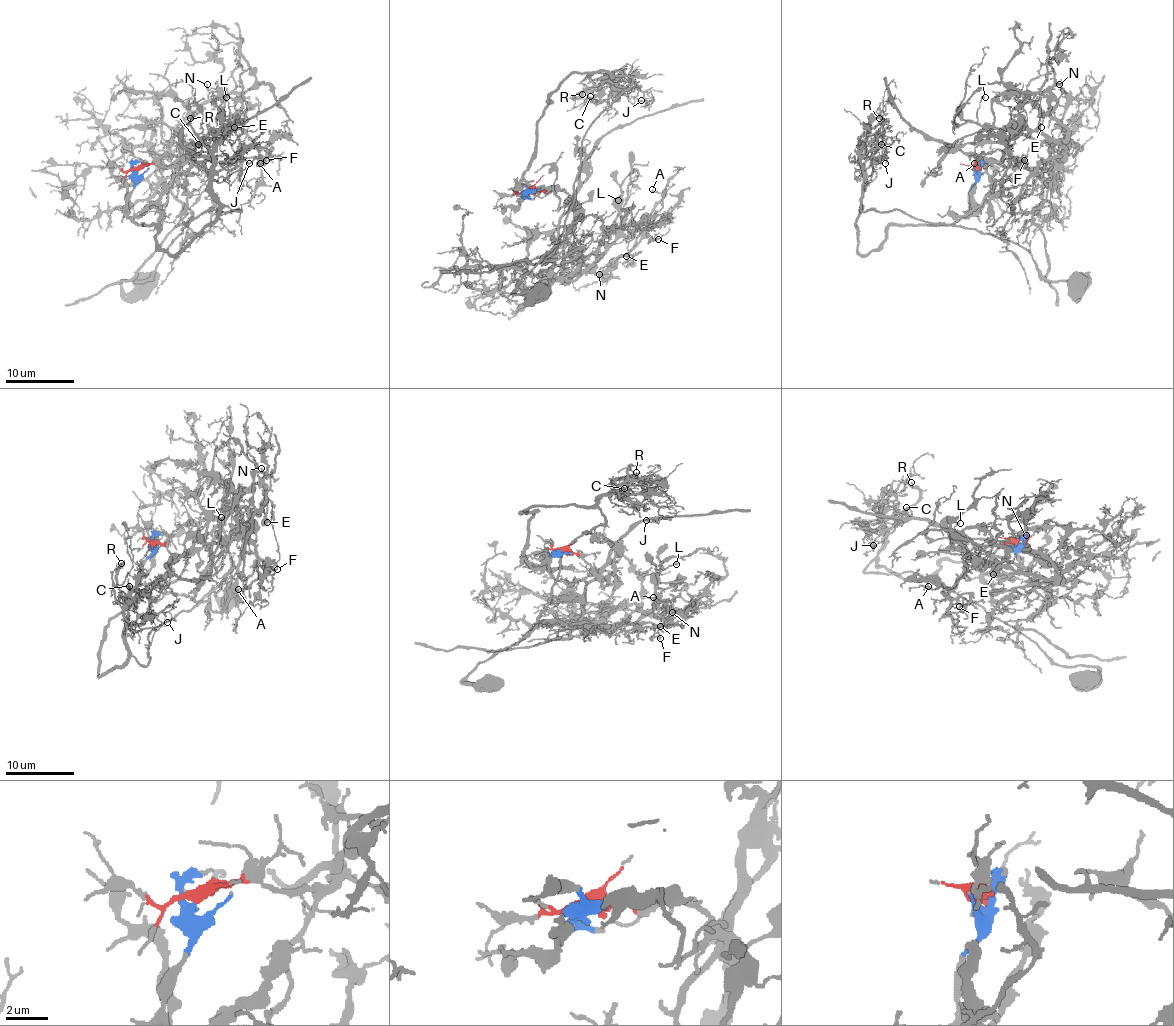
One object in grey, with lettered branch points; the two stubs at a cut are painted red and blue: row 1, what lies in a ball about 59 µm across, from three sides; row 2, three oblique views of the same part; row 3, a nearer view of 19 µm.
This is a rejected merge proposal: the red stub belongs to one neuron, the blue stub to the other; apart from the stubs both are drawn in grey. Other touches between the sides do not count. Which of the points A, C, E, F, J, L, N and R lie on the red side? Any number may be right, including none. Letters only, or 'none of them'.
A, E, F, L, N

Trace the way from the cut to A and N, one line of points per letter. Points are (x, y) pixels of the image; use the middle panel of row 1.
A: (529, 191), (563, 191), (573, 204), (558, 228), (552, 269), (578, 279), (629, 225), (661, 208), (651, 189)
N: (529, 191), (563, 191), (575, 202), (561, 277), (568, 283), (581, 266), (598, 274)

